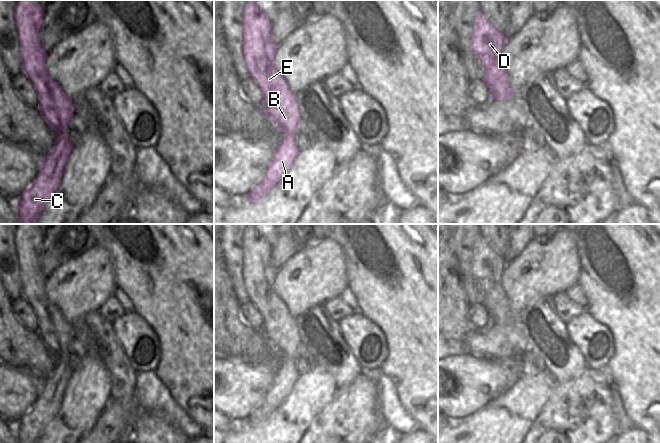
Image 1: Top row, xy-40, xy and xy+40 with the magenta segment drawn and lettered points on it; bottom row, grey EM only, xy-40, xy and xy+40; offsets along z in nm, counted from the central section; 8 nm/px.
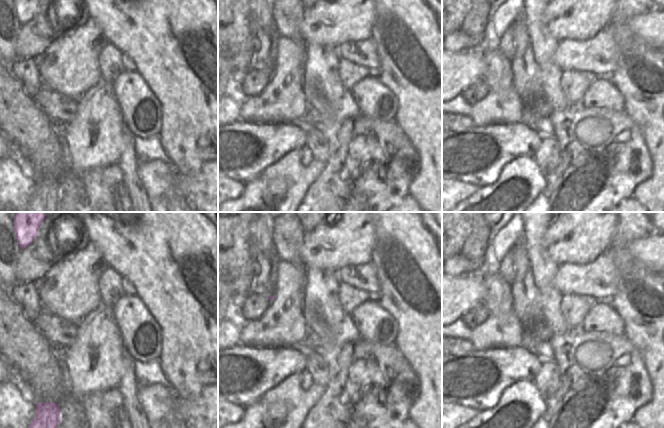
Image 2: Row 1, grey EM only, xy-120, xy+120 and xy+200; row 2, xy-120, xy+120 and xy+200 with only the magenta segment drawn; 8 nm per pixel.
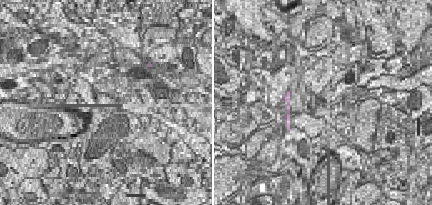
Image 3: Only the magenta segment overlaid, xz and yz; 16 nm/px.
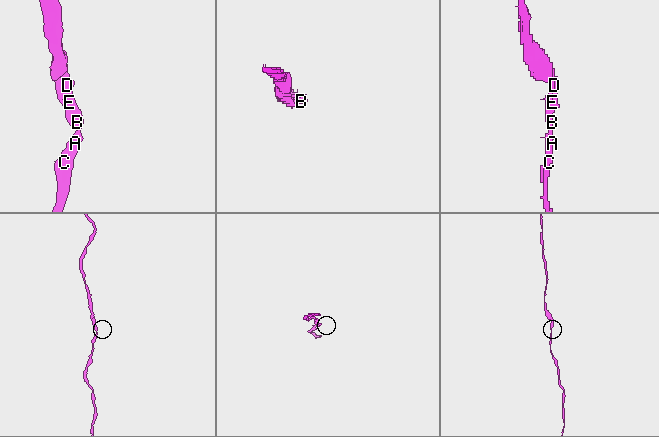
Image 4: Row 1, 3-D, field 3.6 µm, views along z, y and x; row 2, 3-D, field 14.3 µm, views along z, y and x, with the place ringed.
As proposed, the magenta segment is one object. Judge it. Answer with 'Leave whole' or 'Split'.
Leave whole.

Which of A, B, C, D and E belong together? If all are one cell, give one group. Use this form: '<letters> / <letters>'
A B C D E

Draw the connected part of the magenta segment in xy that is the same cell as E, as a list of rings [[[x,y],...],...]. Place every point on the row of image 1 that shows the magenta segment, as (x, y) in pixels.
[[[248,0],[242,15],[242,53],[250,78],[262,91],[262,109],[268,120],[284,133],[262,179],[245,196],[249,202],[264,198],[286,175],[299,149],[294,139],[300,113],[296,96],[274,65],[277,45],[272,41],[272,22]]]

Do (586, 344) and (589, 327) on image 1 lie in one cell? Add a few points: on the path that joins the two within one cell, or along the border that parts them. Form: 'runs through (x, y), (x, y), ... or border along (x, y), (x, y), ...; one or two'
runs through (585, 340), (583, 337), (586, 331); one

